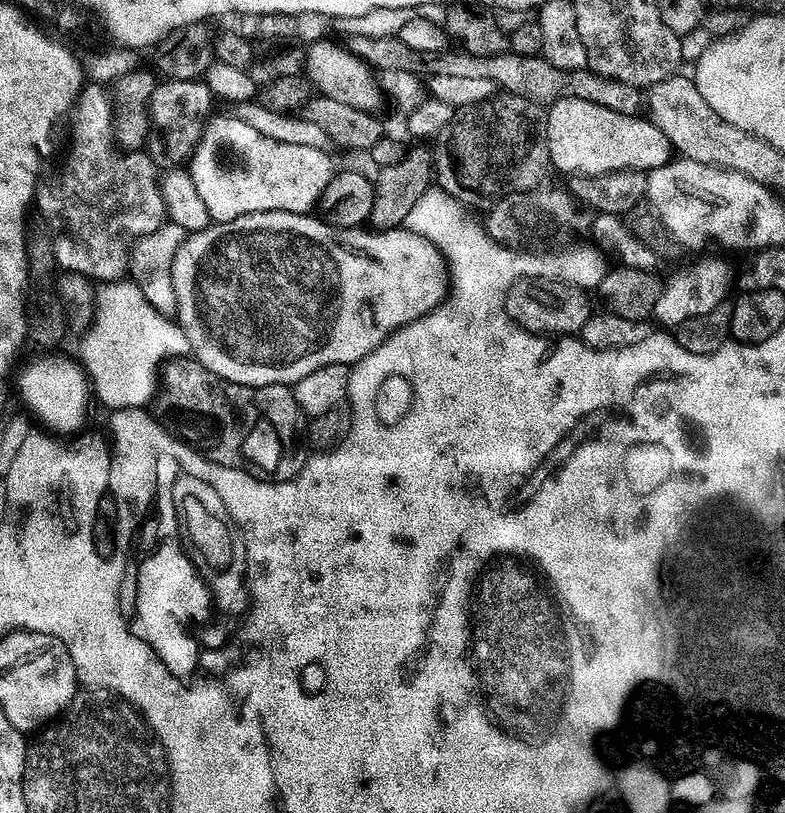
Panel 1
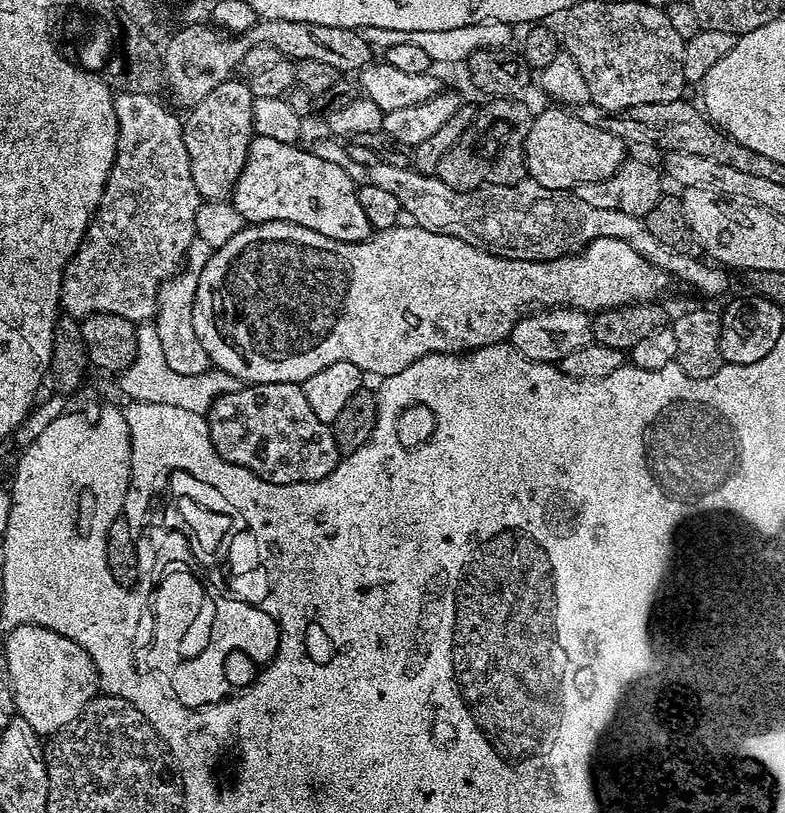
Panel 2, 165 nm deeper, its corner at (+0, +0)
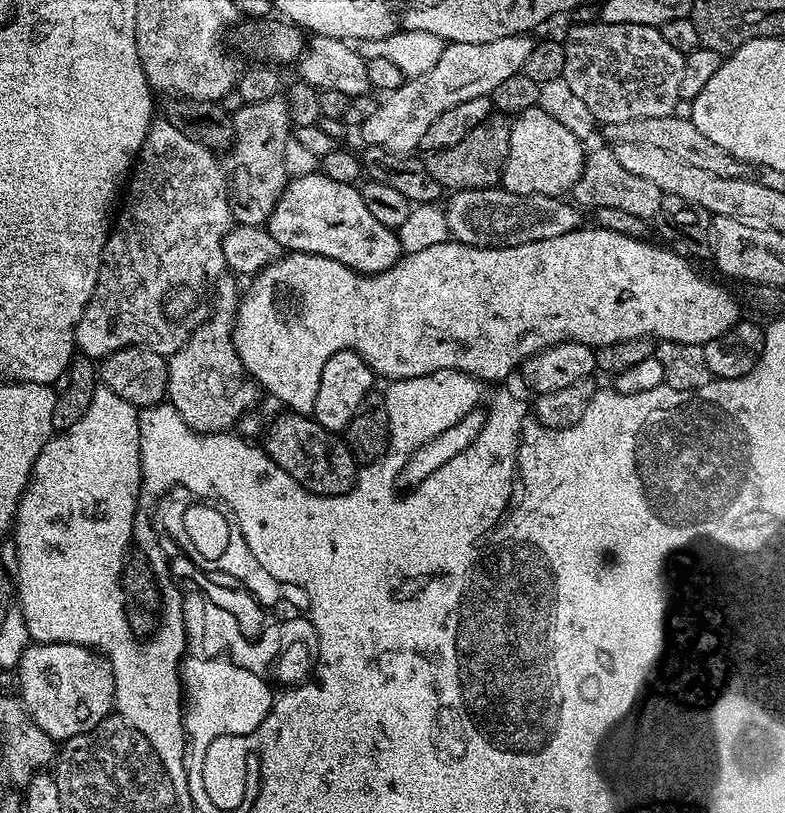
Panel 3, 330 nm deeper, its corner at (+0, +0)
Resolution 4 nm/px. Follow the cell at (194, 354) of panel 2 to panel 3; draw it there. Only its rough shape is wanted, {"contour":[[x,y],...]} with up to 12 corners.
{"contour":[[234,316],[204,321],[168,361],[167,399],[196,432],[227,432],[258,385]]}

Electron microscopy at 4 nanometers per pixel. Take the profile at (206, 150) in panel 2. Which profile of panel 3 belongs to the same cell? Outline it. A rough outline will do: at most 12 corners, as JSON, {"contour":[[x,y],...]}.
{"contour":[[288,101],[231,113],[232,218],[264,226],[290,179]]}

